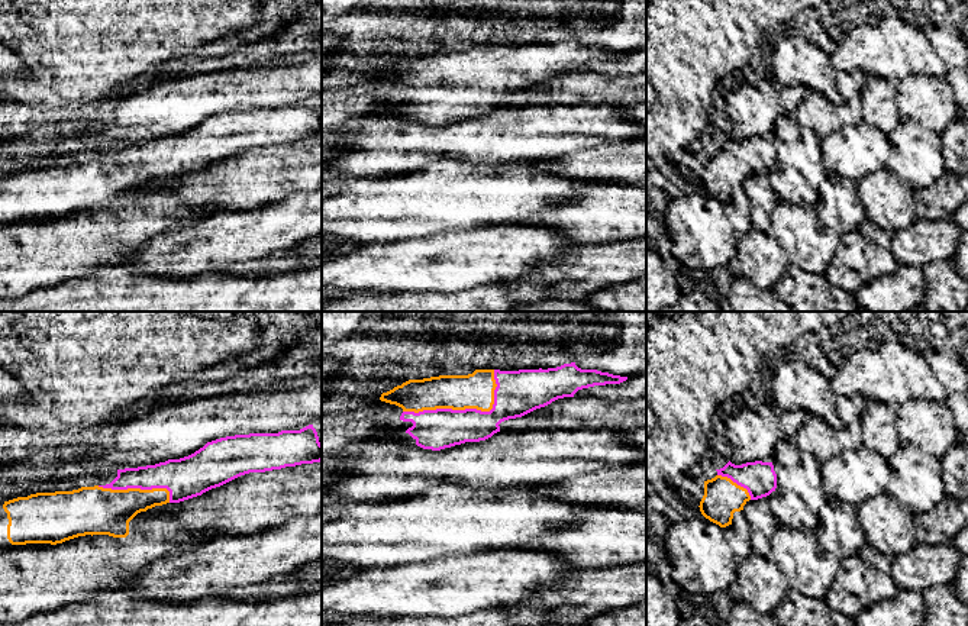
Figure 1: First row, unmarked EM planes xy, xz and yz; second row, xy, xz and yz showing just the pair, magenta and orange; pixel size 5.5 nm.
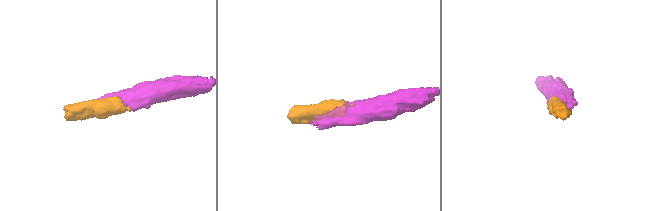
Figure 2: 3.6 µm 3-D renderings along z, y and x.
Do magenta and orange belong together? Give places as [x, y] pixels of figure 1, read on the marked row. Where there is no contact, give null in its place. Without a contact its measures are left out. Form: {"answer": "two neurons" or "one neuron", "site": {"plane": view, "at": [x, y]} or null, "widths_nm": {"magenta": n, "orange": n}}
{"answer": "one neuron", "site": {"plane": "xz", "at": [465, 409]}, "widths_nm": {"magenta": 220, "orange": 200}}

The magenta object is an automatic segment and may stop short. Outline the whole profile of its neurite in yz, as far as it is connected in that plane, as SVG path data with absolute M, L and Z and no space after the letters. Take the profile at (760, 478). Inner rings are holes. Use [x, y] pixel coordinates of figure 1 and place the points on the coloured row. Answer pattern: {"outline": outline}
{"outline": "M729 461L716 471L714 478L704 481L704 496L698 507L706 519L720 527L732 525L733 513L743 510L749 500L767 497L777 488L772 462L735 465Z"}

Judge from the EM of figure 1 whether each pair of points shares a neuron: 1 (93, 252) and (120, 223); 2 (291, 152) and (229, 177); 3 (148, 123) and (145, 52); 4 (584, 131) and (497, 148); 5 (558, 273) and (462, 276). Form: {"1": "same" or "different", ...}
{"1": "different", "2": "same", "3": "different", "4": "same", "5": "different"}

